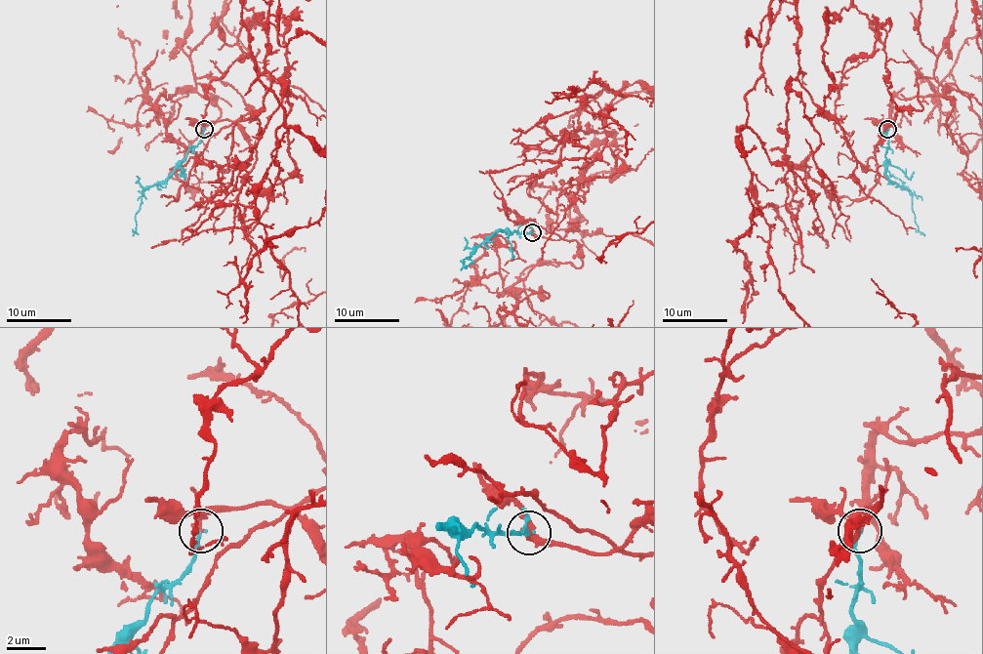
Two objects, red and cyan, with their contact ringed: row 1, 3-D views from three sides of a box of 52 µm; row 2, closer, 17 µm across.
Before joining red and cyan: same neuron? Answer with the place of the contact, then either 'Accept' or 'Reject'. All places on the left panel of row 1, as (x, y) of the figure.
Place: (204, 129). Accept

